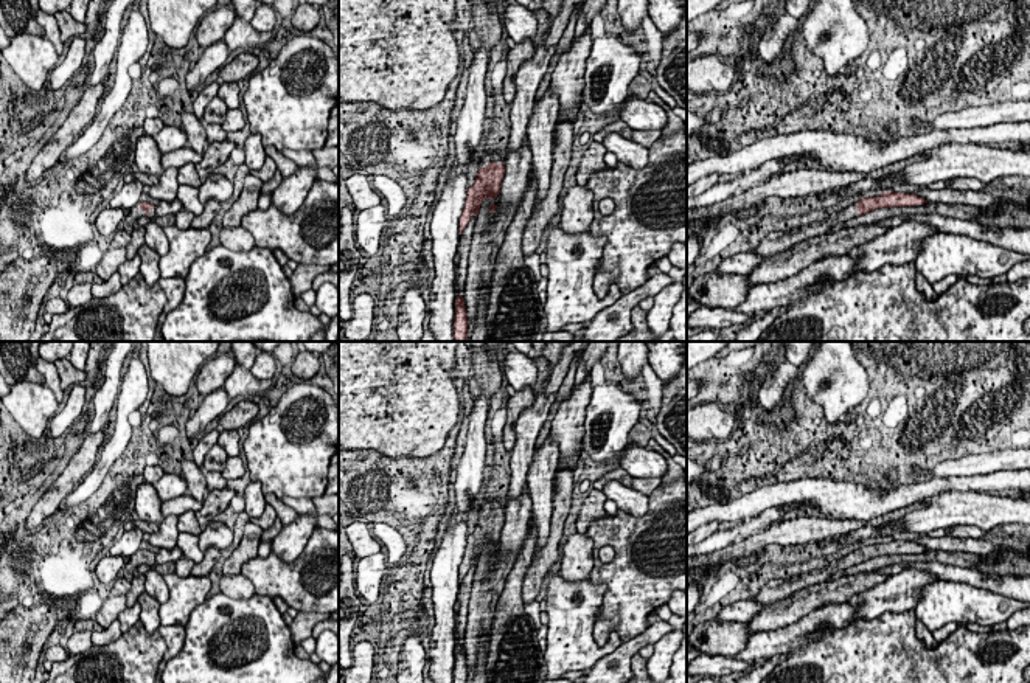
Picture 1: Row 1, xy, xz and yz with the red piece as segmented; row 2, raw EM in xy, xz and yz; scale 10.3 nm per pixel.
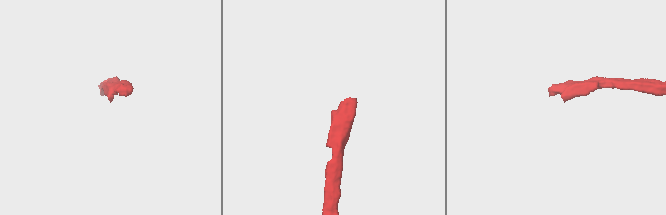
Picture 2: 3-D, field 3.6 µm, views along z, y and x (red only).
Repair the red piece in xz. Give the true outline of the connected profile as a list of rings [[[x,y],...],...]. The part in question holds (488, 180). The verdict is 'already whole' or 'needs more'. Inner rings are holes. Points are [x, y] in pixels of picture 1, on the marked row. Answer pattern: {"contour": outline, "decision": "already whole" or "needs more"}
{"contour": [[[483,151],[475,182],[472,186],[468,186],[466,191],[466,202],[460,216],[460,234],[463,233],[472,216],[477,219],[482,202],[488,197],[496,199],[500,194],[503,175],[505,166],[499,155],[499,151],[492,151],[491,154],[486,154]]], "decision": "needs more"}

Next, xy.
{"contour": [[[138,202],[134,205],[123,220],[123,230],[132,234],[134,224],[141,217],[155,217],[155,206],[149,202]]], "decision": "needs more"}

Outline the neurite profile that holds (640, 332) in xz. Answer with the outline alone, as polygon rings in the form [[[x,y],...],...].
[[[635,306],[631,312],[632,329],[628,335],[623,335],[614,342],[656,342],[646,323],[646,310]]]

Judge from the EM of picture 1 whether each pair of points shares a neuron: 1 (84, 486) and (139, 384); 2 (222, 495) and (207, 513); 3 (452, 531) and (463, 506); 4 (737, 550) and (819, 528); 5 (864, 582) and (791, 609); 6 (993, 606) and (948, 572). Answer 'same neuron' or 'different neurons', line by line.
1: same neuron
2: same neuron
3: different neurons
4: same neuron
5: same neuron
6: different neurons

